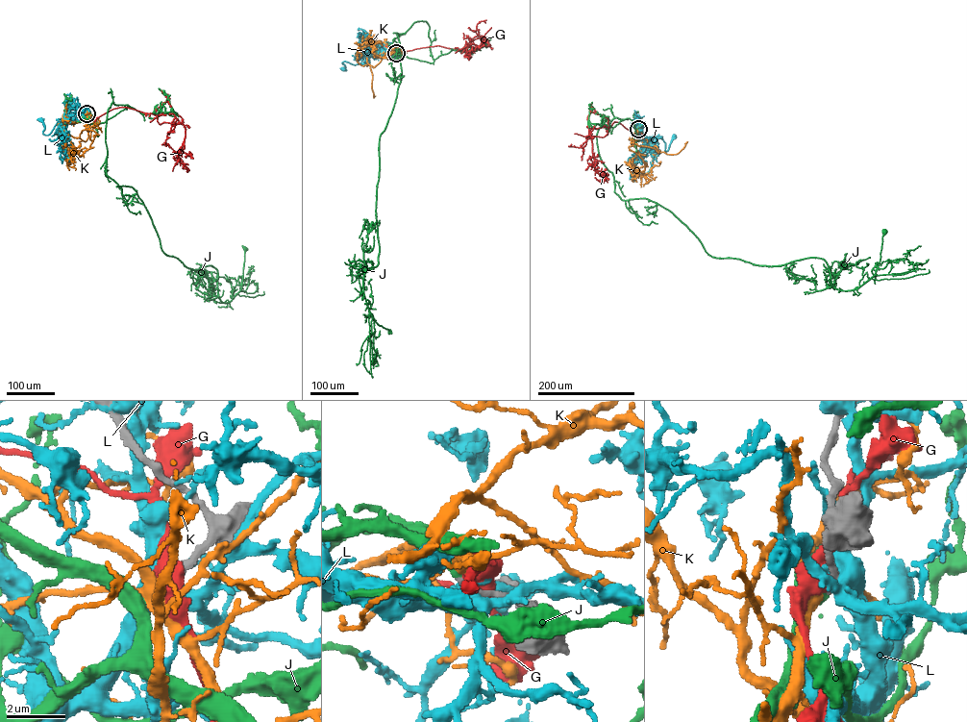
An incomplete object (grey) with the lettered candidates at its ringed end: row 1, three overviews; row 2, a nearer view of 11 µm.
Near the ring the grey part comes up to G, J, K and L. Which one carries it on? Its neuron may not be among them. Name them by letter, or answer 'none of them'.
J

